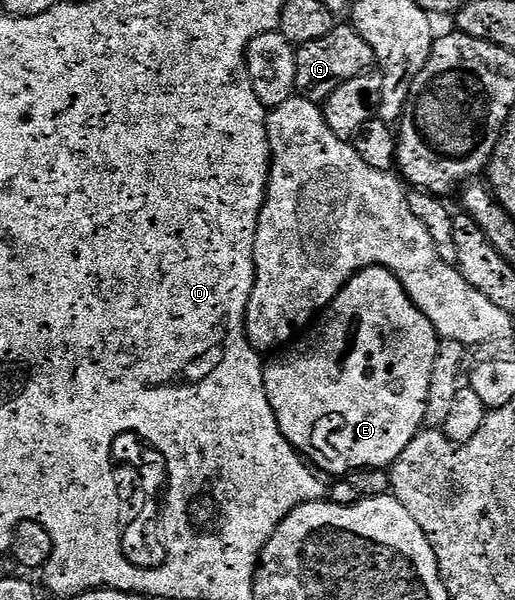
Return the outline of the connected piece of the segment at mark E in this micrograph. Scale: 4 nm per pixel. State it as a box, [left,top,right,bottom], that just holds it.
[263,268,440,477]

